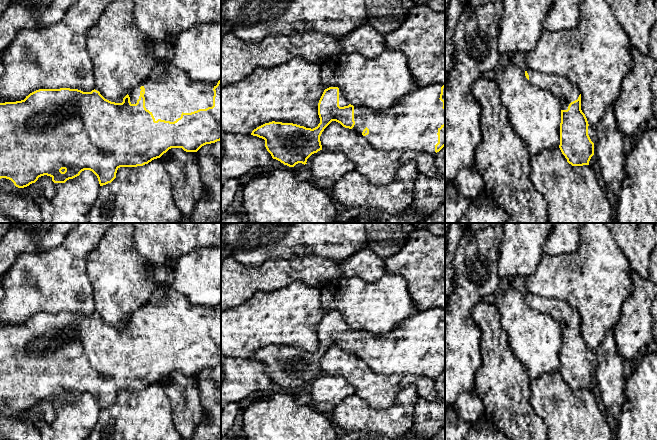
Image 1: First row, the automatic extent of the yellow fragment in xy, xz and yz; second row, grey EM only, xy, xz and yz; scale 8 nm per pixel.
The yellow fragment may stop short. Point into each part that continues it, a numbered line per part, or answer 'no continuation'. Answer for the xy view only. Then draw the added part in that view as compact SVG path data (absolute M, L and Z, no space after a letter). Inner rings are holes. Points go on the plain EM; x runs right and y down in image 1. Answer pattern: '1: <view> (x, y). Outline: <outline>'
1: xy (169, 315). Outline: M158 285L148 302L142 305L128 316L131 328L136 328L140 320L140 311L145 312L145 331L149 334L155 345L158 343L174 346L181 341L182 337L191 337L199 333L206 333L213 330L213 312L216 306L196 305L191 303L182 293L172 287Z

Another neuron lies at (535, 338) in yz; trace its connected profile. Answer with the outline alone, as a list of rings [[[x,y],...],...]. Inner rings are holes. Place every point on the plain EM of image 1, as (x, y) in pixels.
[[[508,287],[496,302],[501,317],[501,326],[508,334],[508,340],[516,357],[524,364],[531,379],[536,379],[544,373],[559,372],[561,330],[558,322],[549,314],[541,313],[530,307],[525,296],[513,287]]]

